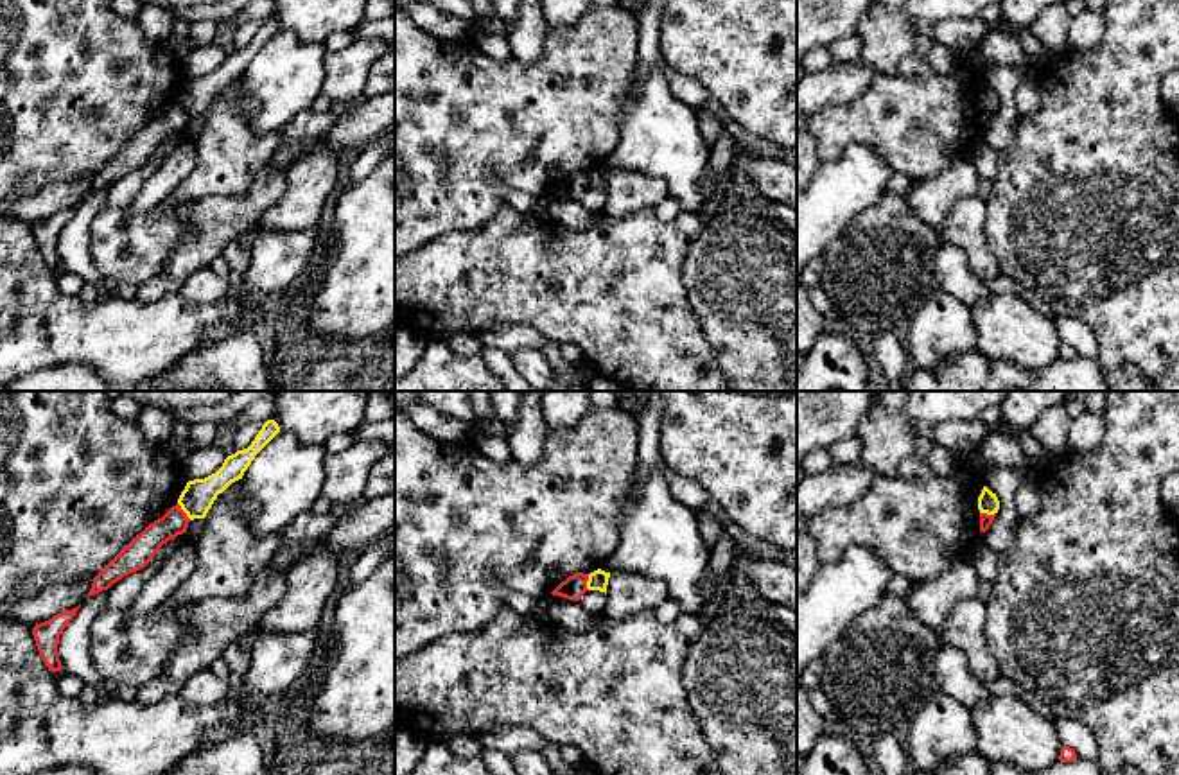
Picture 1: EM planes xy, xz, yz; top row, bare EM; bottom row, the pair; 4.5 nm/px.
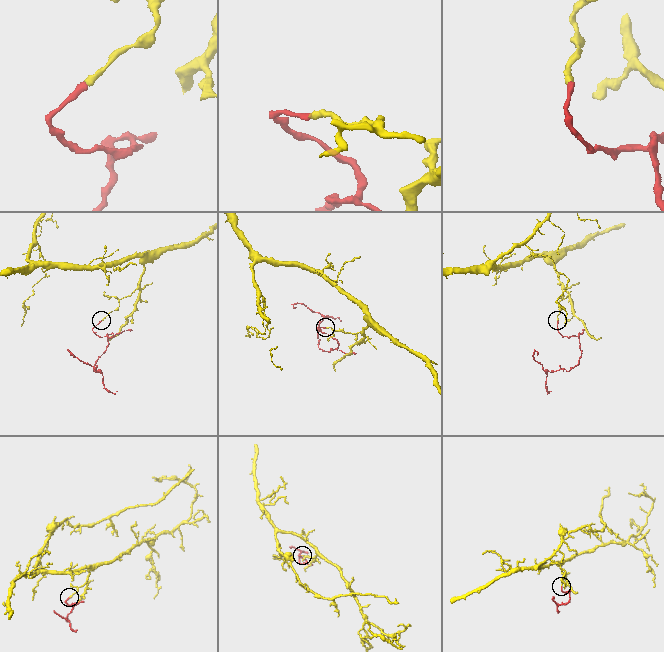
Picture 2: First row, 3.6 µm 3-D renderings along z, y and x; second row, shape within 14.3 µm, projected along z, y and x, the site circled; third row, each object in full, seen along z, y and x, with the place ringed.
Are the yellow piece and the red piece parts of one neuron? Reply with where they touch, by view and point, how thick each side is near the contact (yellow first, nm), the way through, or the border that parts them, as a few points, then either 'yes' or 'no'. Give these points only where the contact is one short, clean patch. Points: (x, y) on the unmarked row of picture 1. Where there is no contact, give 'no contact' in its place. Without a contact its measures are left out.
contact xy (183, 108); calibres 150 and 120 nm; border xy (178, 101), (191, 117); no

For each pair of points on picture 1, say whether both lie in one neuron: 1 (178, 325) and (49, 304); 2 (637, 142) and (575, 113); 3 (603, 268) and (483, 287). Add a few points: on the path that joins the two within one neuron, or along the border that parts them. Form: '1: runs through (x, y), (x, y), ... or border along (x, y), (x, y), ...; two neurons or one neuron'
1: runs through (146, 325), (81, 325); one neuron
2: border along (630, 94), (621, 121), (621, 140), (605, 160); two neurons
3: runs through (573, 278), (514, 278); one neuron

